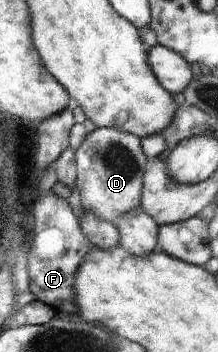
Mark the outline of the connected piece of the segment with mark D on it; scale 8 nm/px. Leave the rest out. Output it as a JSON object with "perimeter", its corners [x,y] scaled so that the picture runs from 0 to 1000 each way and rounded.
{"perimeter":[[[445,361],[381,398],[372,415],[339,426],[353,477],[349,531],[362,563],[394,602],[417,602],[546,642],[546,619],[642,585],[656,497],[670,483],[674,443],[647,426],[647,398],[610,381],[491,361]]]}

